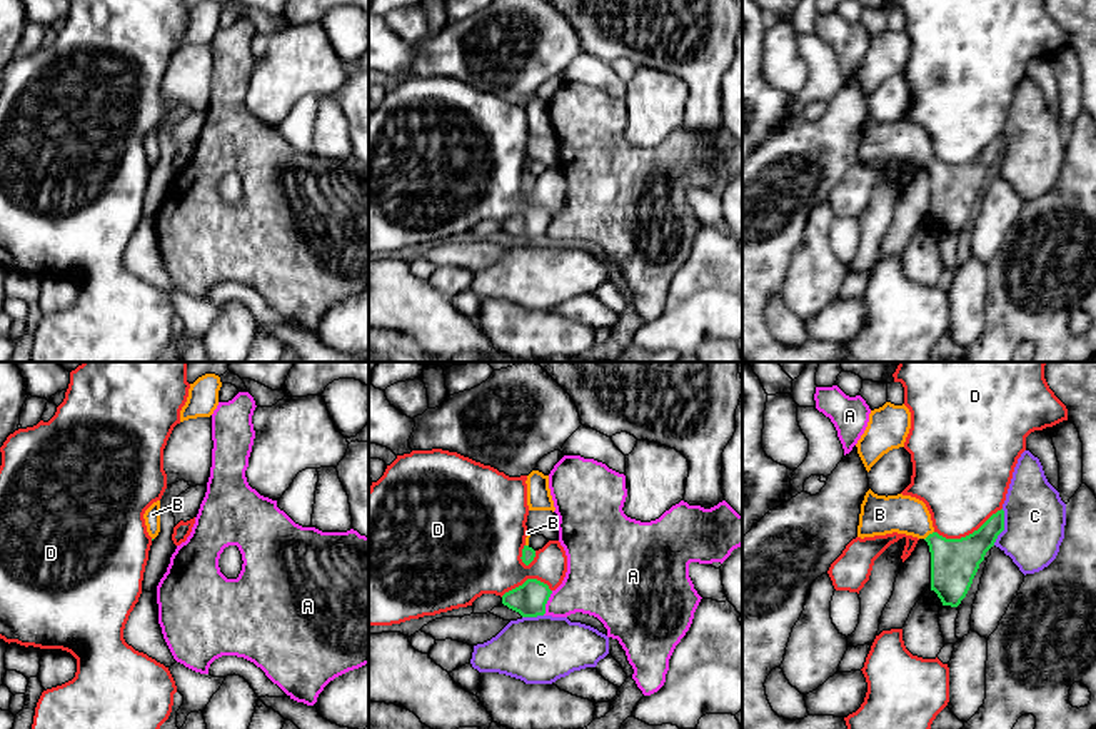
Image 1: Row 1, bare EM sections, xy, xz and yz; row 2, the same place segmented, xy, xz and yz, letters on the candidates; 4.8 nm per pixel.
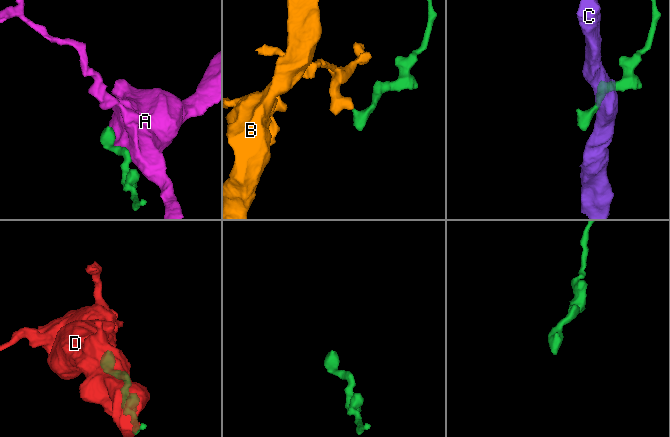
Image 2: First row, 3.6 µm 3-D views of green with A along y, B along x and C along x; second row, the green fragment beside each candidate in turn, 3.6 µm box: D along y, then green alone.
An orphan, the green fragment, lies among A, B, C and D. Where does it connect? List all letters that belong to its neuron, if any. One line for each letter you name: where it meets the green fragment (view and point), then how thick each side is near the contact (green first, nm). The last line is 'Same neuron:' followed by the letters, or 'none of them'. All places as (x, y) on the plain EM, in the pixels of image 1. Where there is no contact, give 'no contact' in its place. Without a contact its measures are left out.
B: contact yz (928, 162); calibres 220 and 190 nm
Same neuron: B

